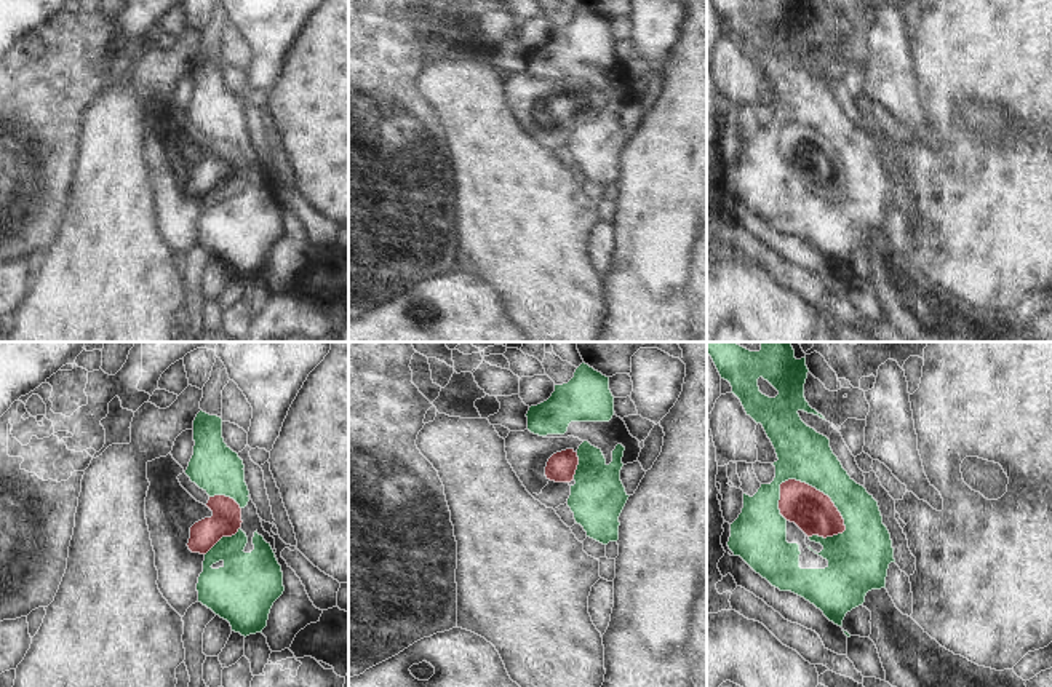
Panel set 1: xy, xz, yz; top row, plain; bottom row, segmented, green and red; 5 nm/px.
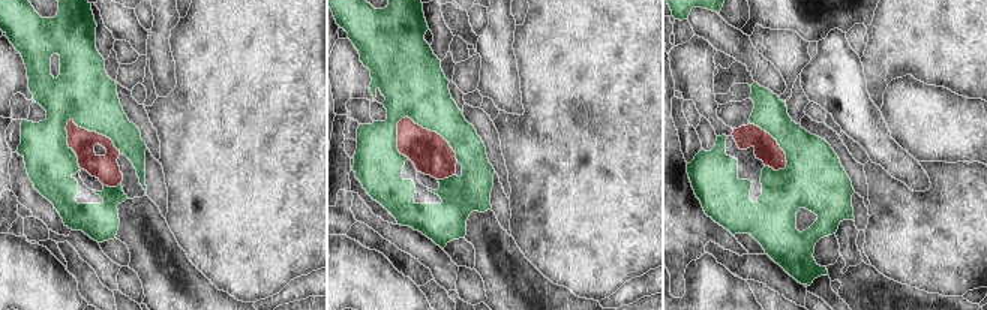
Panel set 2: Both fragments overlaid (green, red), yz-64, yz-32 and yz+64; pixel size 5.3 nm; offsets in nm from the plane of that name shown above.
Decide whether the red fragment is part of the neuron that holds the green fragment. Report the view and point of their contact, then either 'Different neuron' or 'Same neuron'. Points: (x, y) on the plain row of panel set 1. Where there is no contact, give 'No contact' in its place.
Touches green at yz (820, 133). Same neuron

